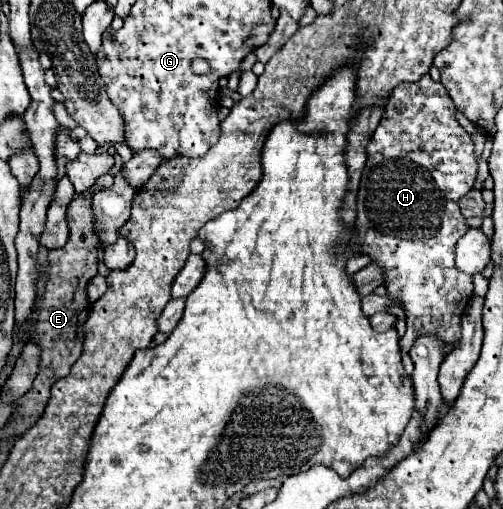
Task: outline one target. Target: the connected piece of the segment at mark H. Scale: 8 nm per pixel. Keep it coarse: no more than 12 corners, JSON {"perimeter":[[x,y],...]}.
{"perimeter":[[428,74],[372,134],[354,240],[420,336],[456,342],[472,138]]}

